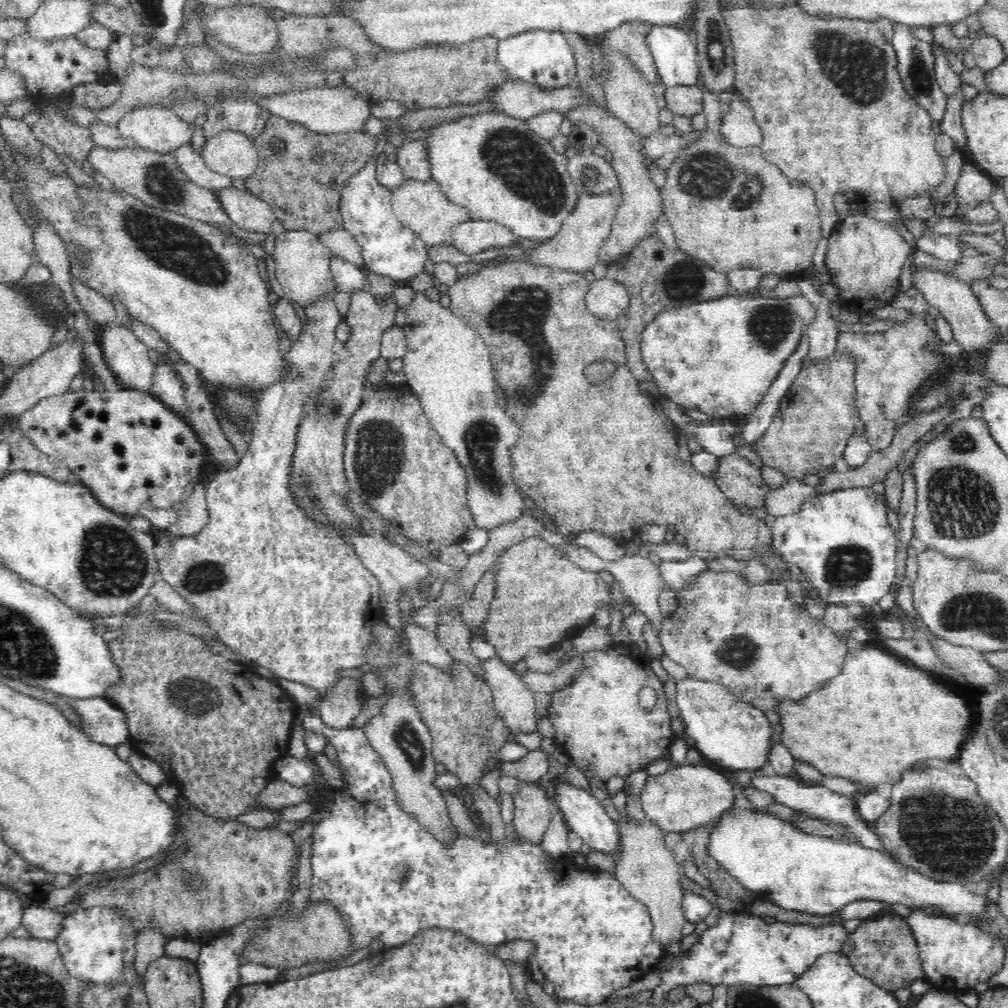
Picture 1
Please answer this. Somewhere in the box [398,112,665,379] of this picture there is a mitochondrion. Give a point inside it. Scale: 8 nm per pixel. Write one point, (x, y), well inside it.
(518, 160)

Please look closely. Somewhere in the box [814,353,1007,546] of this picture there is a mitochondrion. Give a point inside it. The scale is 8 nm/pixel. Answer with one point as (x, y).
(961, 506)

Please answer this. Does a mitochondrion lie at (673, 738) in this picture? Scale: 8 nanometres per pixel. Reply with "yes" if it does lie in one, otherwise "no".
no

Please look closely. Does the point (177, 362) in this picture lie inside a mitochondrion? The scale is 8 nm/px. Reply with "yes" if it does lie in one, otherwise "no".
no

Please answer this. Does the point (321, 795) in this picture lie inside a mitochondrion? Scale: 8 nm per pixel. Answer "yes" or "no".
no

